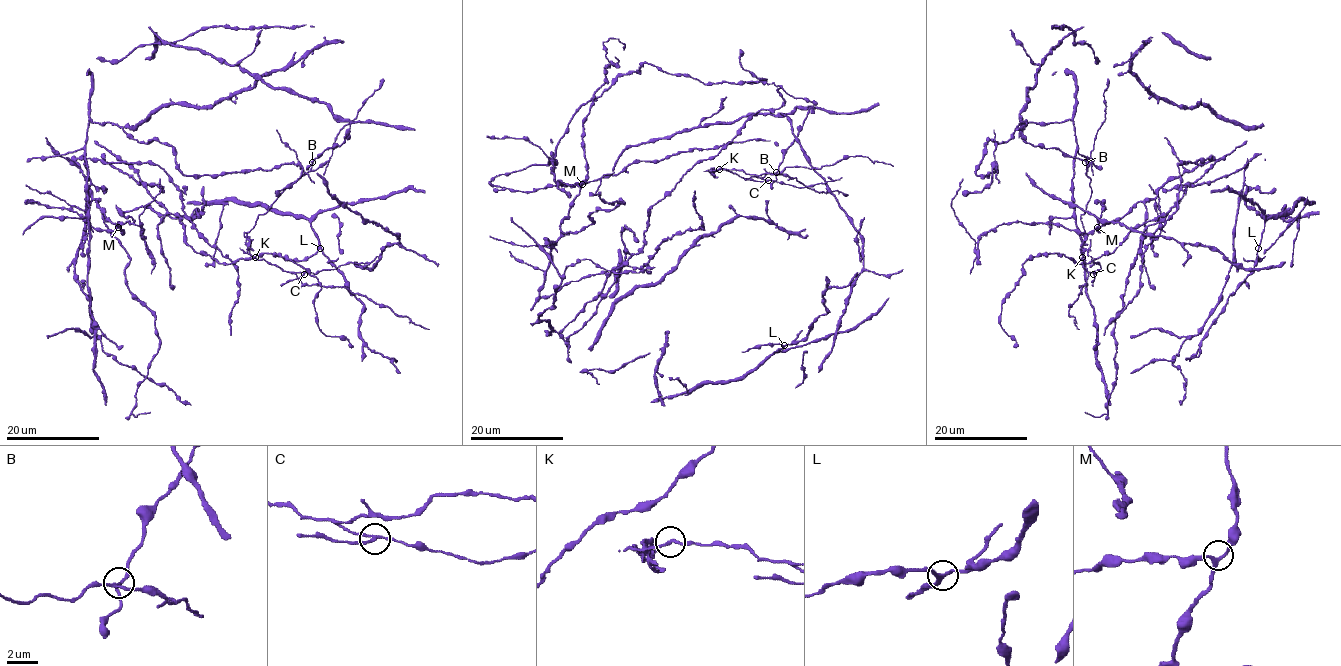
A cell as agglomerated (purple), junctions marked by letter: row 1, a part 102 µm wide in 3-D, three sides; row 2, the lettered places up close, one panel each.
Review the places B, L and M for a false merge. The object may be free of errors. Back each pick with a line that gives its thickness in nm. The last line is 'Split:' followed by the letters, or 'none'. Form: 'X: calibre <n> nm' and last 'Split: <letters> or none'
B: calibre 160 nm
Split: B

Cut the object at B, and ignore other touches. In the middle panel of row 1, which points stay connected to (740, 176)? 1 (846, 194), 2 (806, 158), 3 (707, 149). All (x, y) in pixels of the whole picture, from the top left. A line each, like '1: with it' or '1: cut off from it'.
1: with it
2: cut off from it
3: cut off from it

